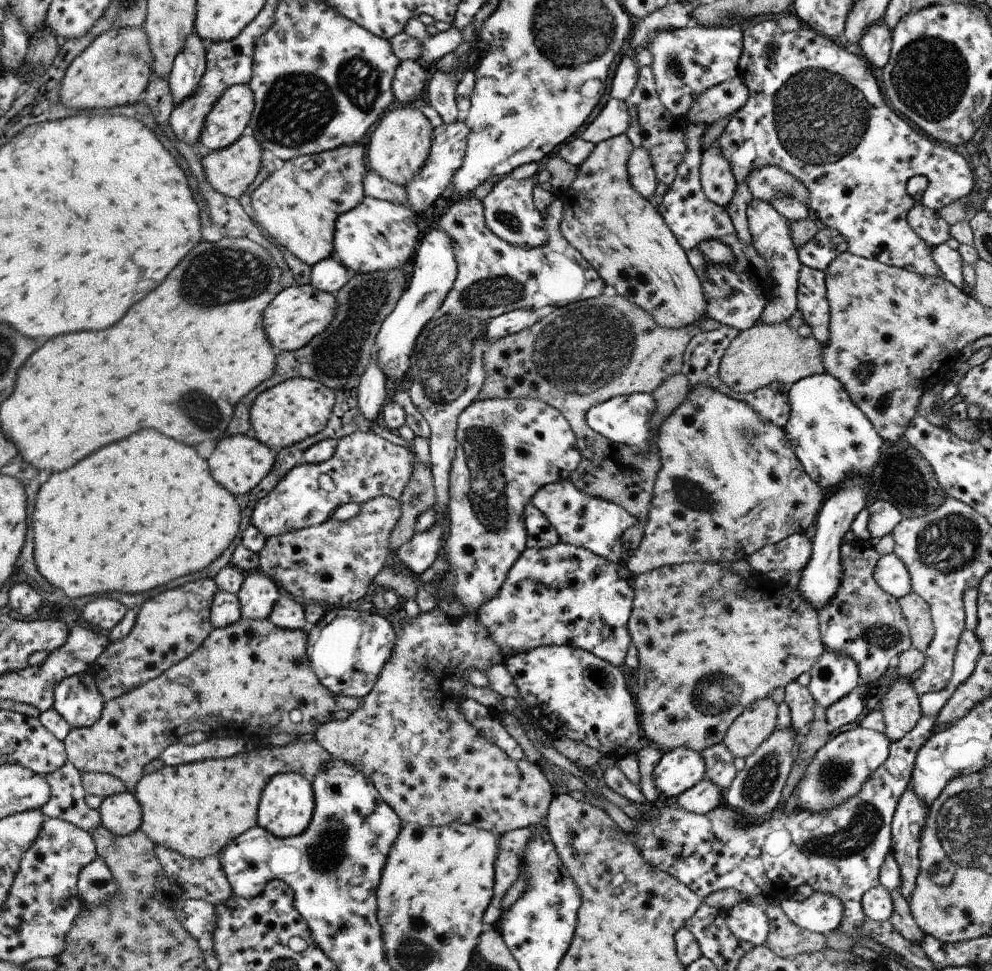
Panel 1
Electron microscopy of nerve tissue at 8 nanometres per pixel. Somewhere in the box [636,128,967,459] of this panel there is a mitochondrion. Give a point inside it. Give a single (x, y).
(754, 435)

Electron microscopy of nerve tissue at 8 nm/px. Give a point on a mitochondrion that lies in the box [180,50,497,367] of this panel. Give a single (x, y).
(298, 108)

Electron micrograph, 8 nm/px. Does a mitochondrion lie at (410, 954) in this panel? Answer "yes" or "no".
yes

